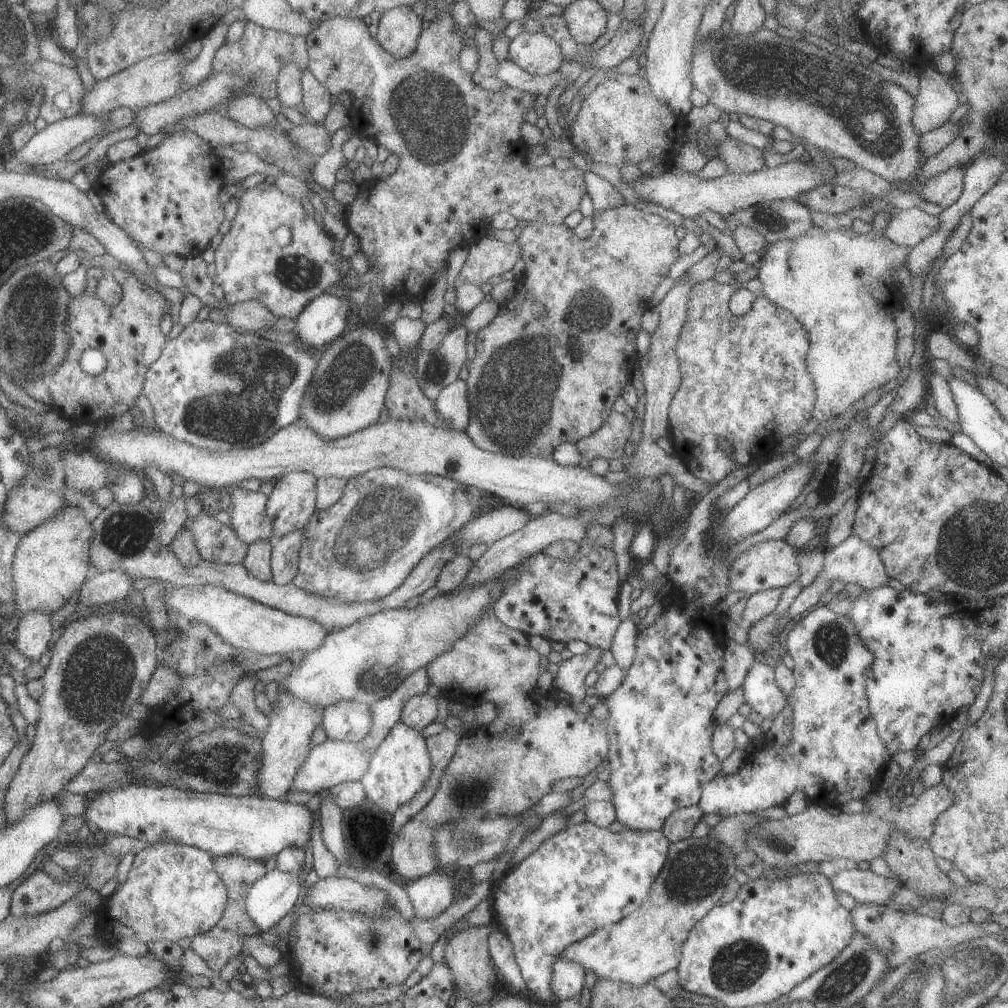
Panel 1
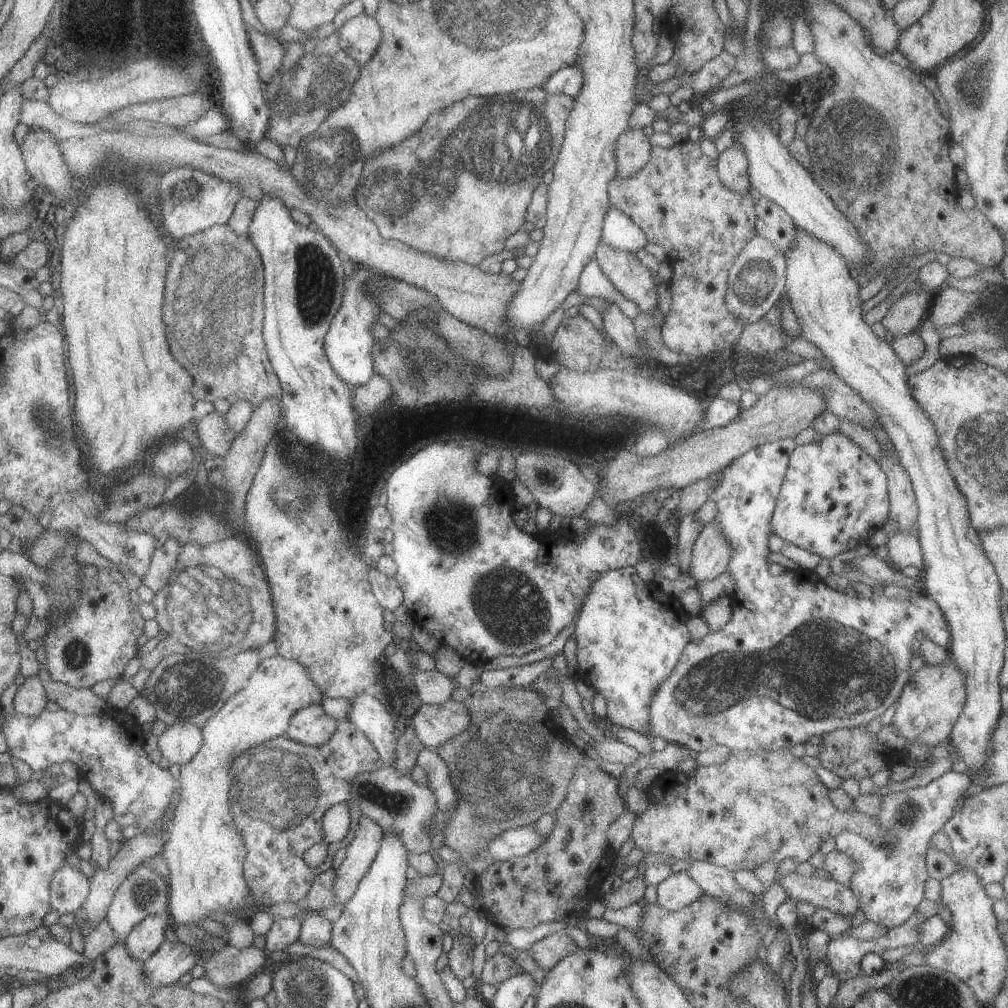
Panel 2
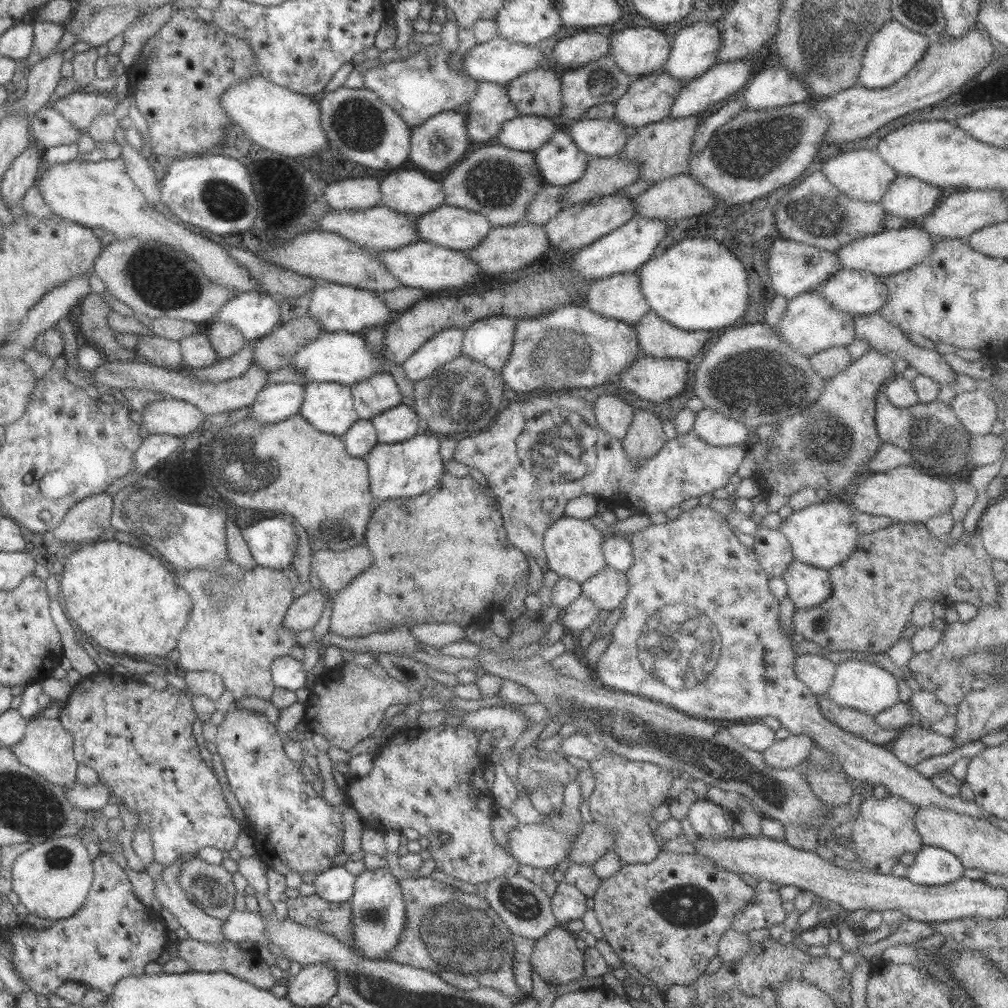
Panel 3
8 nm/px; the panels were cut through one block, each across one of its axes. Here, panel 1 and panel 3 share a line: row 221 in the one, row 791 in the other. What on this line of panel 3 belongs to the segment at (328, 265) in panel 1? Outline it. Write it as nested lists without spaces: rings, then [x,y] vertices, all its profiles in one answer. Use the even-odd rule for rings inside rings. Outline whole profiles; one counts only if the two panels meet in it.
[[[233,708],[227,710],[224,720],[216,728],[217,734],[211,750],[220,757],[230,792],[247,817],[248,826],[251,826],[248,835],[259,860],[282,876],[290,870],[297,871],[301,876],[303,873],[319,874],[331,868],[337,849],[341,847],[343,850],[341,810],[329,806],[323,796],[316,794],[313,786],[303,779],[299,767],[288,760],[283,750],[281,734],[274,724],[255,711]]]

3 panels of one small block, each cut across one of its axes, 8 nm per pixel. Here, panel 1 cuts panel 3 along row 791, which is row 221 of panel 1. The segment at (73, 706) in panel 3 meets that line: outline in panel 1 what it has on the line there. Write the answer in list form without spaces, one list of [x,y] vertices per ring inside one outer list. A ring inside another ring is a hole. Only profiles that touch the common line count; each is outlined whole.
[[[186,129],[175,131],[169,136],[165,134],[162,140],[129,160],[109,163],[99,174],[94,193],[101,200],[103,213],[135,243],[160,257],[177,254],[189,259],[209,247],[209,240],[217,234],[219,224],[225,219],[223,205],[218,198],[219,191],[224,186],[222,175],[225,170],[220,157],[215,155],[214,148],[194,132]]]

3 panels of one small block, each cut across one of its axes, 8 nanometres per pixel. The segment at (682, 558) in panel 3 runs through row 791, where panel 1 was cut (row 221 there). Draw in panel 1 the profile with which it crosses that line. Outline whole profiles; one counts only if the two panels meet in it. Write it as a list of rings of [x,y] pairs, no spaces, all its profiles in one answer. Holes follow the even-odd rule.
[[[919,208],[898,209],[889,217],[883,236],[903,248],[913,248],[929,234],[937,232],[939,216],[927,214]]]

